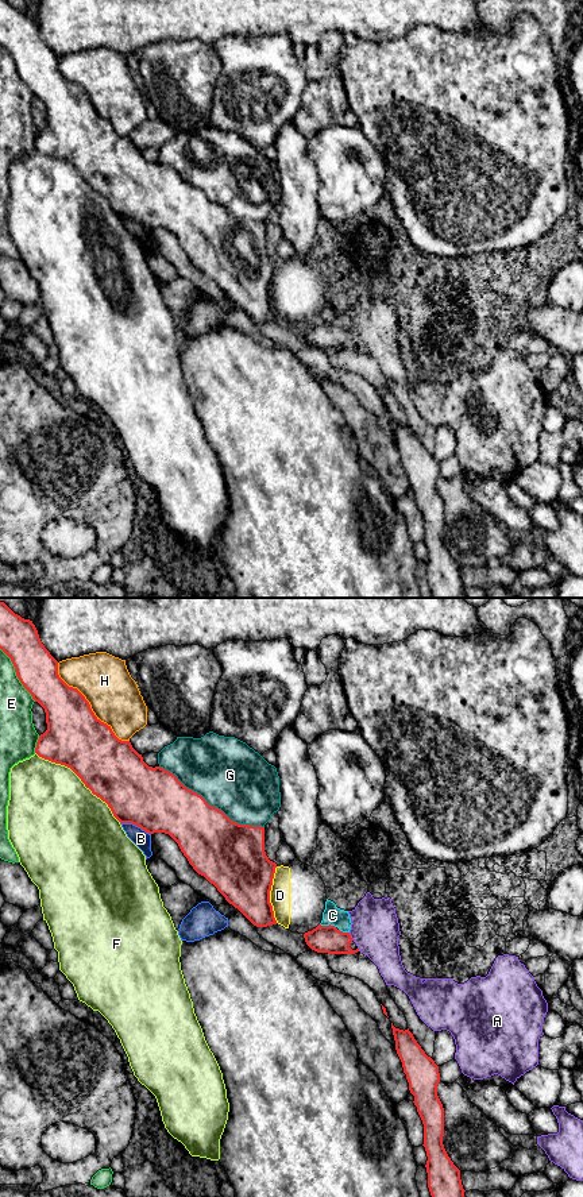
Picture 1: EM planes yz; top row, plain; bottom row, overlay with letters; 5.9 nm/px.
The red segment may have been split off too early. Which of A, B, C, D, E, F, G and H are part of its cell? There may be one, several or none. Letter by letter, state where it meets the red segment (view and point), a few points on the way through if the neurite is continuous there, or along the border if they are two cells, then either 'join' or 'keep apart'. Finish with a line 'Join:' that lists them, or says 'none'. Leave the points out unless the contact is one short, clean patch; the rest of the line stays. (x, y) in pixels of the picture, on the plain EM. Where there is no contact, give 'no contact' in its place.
A: meets red in yz at (350, 332); keep apart
B: meets red in yz at (135, 220); keep apart
C: meets red in yz at (329, 320); border along yz (320, 319), (335, 323); keep apart
D: meets red in yz at (269, 290); border along yz (277, 262), (270, 286), (270, 300), (275, 317); keep apart
E: meets red in yz at (16, 70); keep apart
F: meets red in yz at (81, 176); keep apart
G: meets red in yz at (211, 201); keep apart
H: meets red in yz at (89, 100); keep apart
Join: none

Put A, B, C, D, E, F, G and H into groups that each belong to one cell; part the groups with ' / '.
A / B / C D / E / F / G / H

